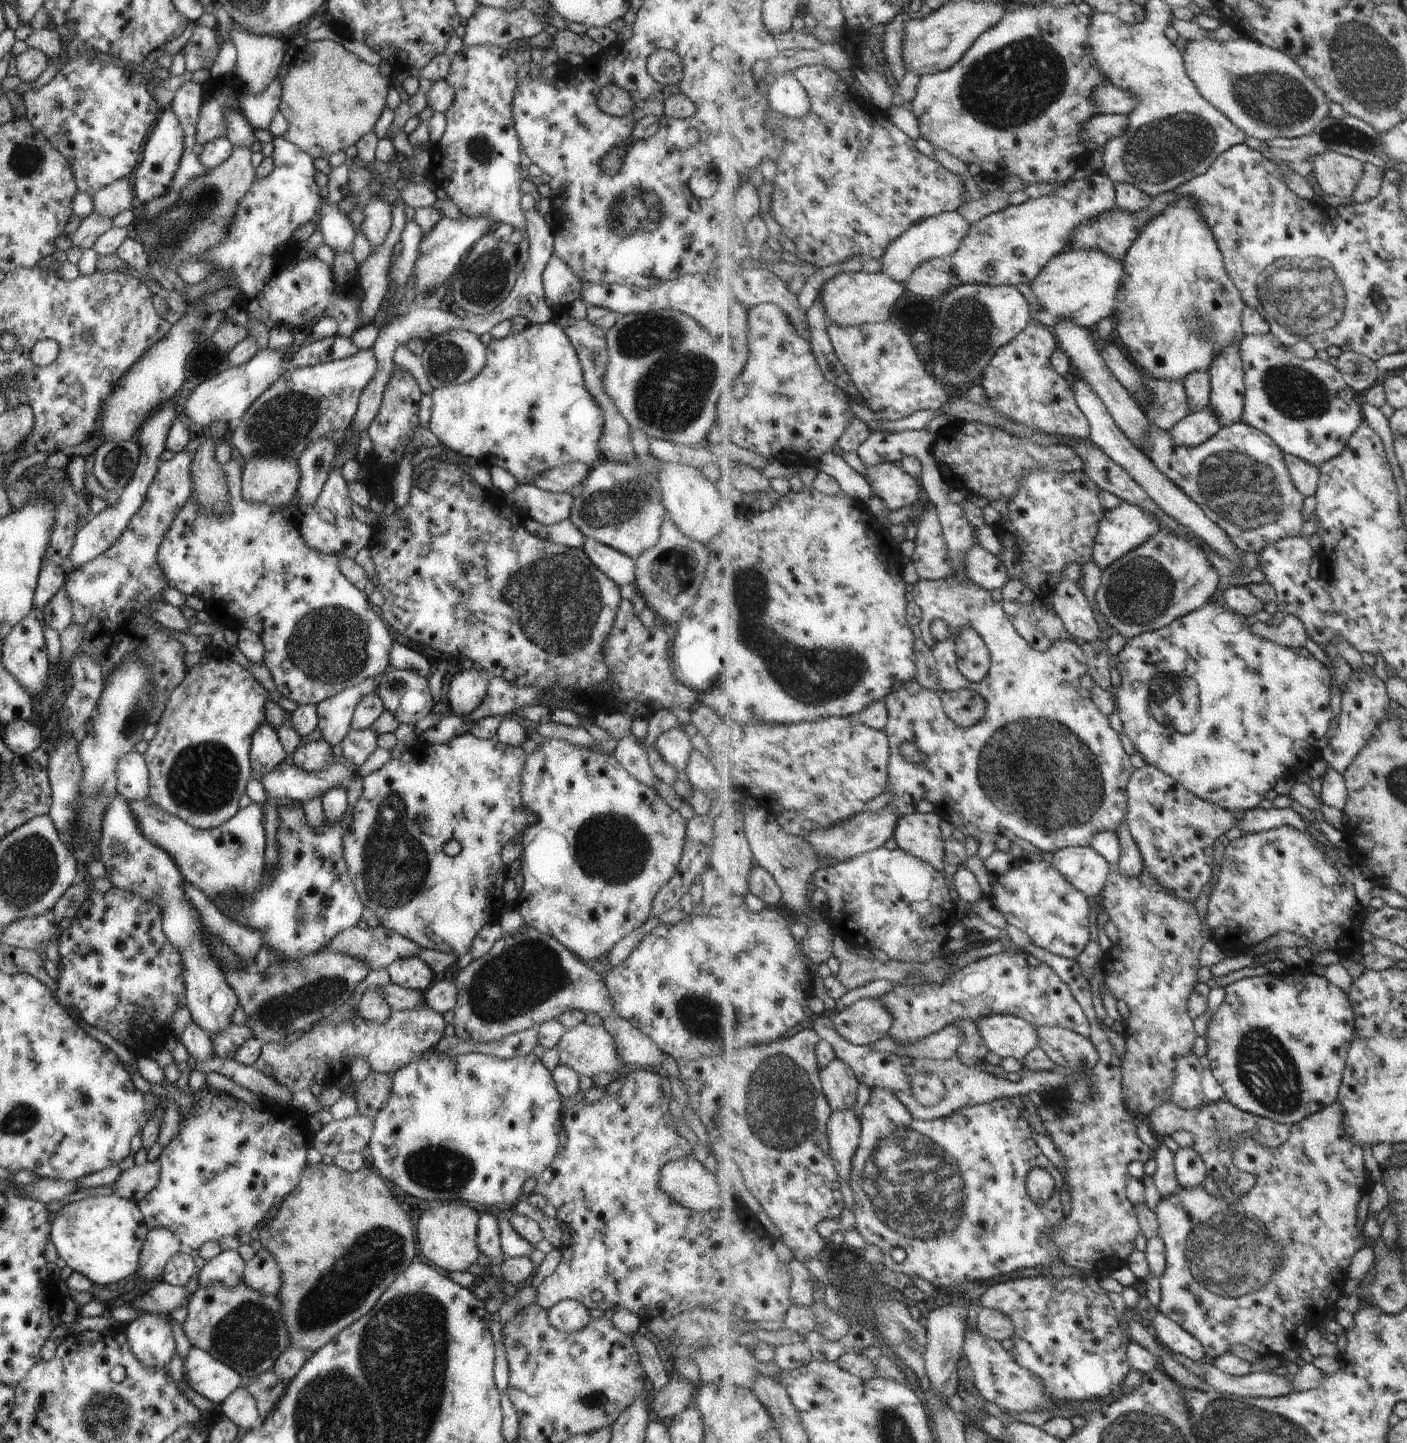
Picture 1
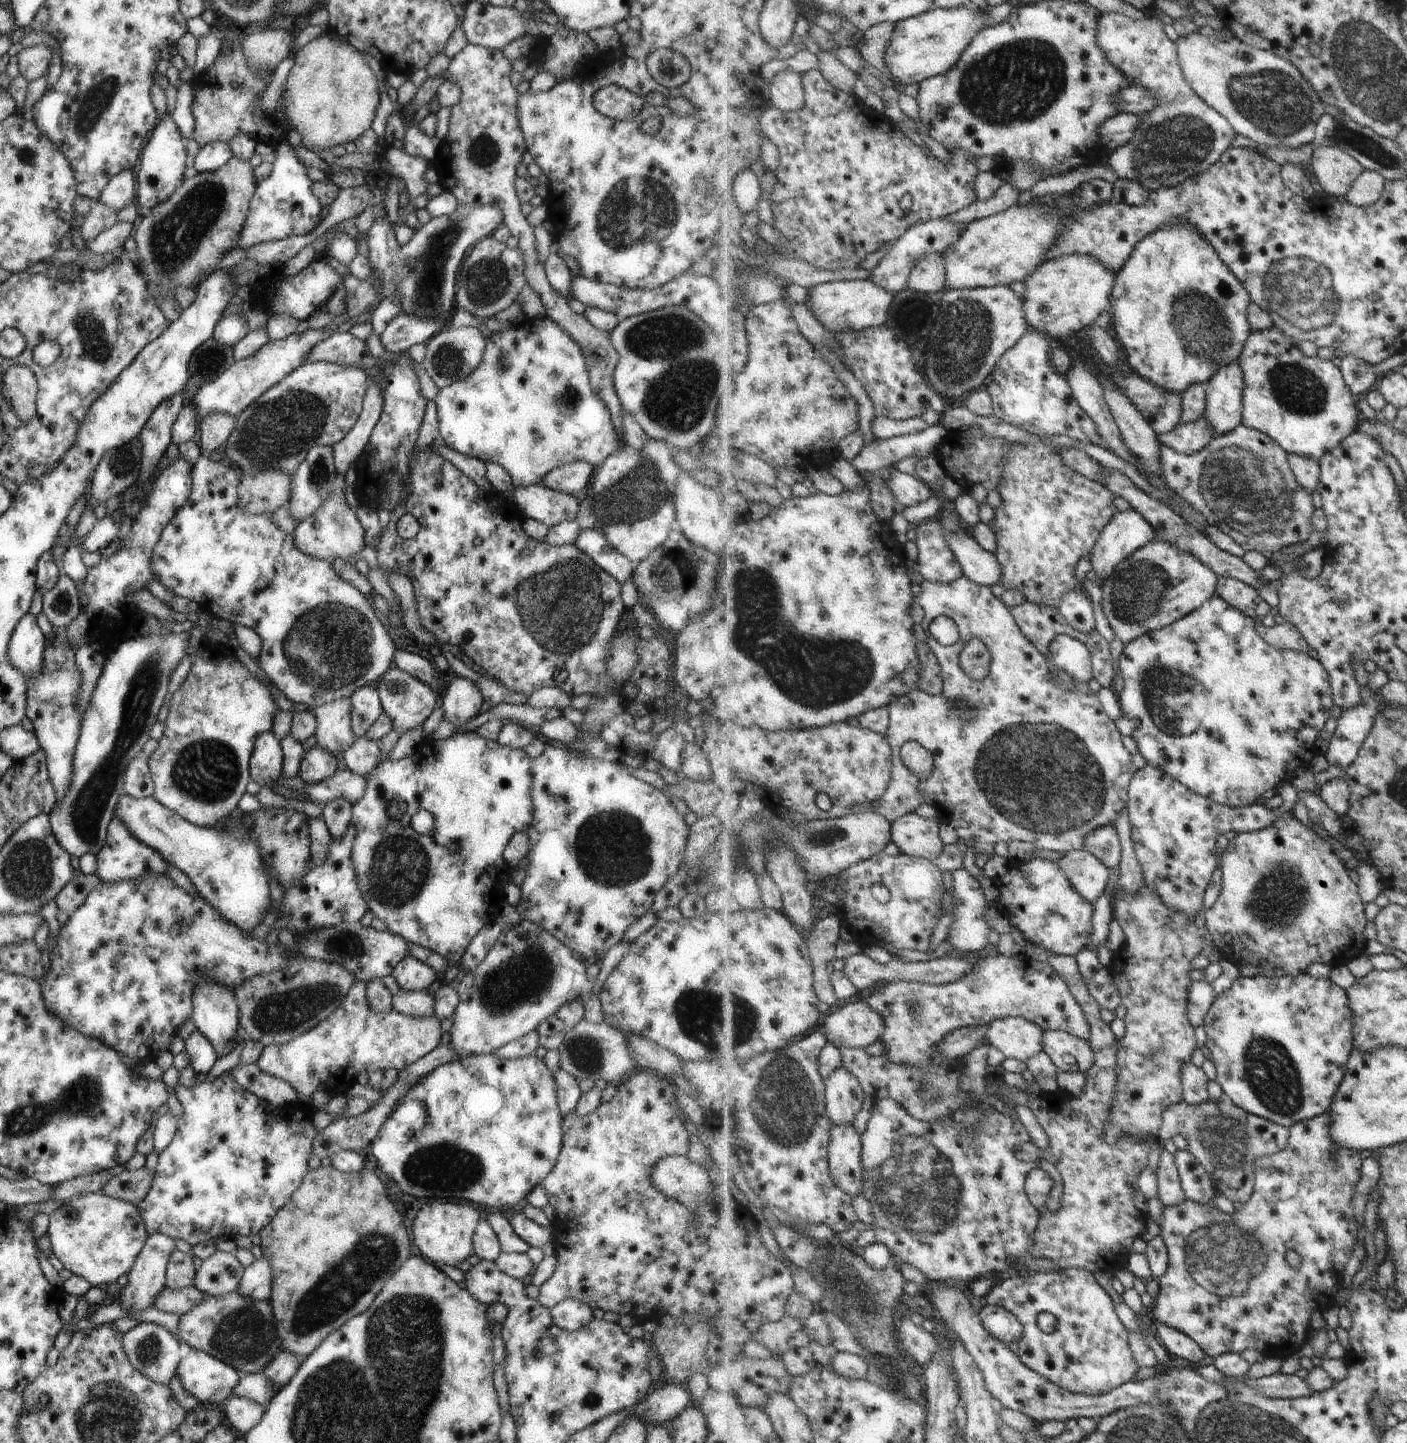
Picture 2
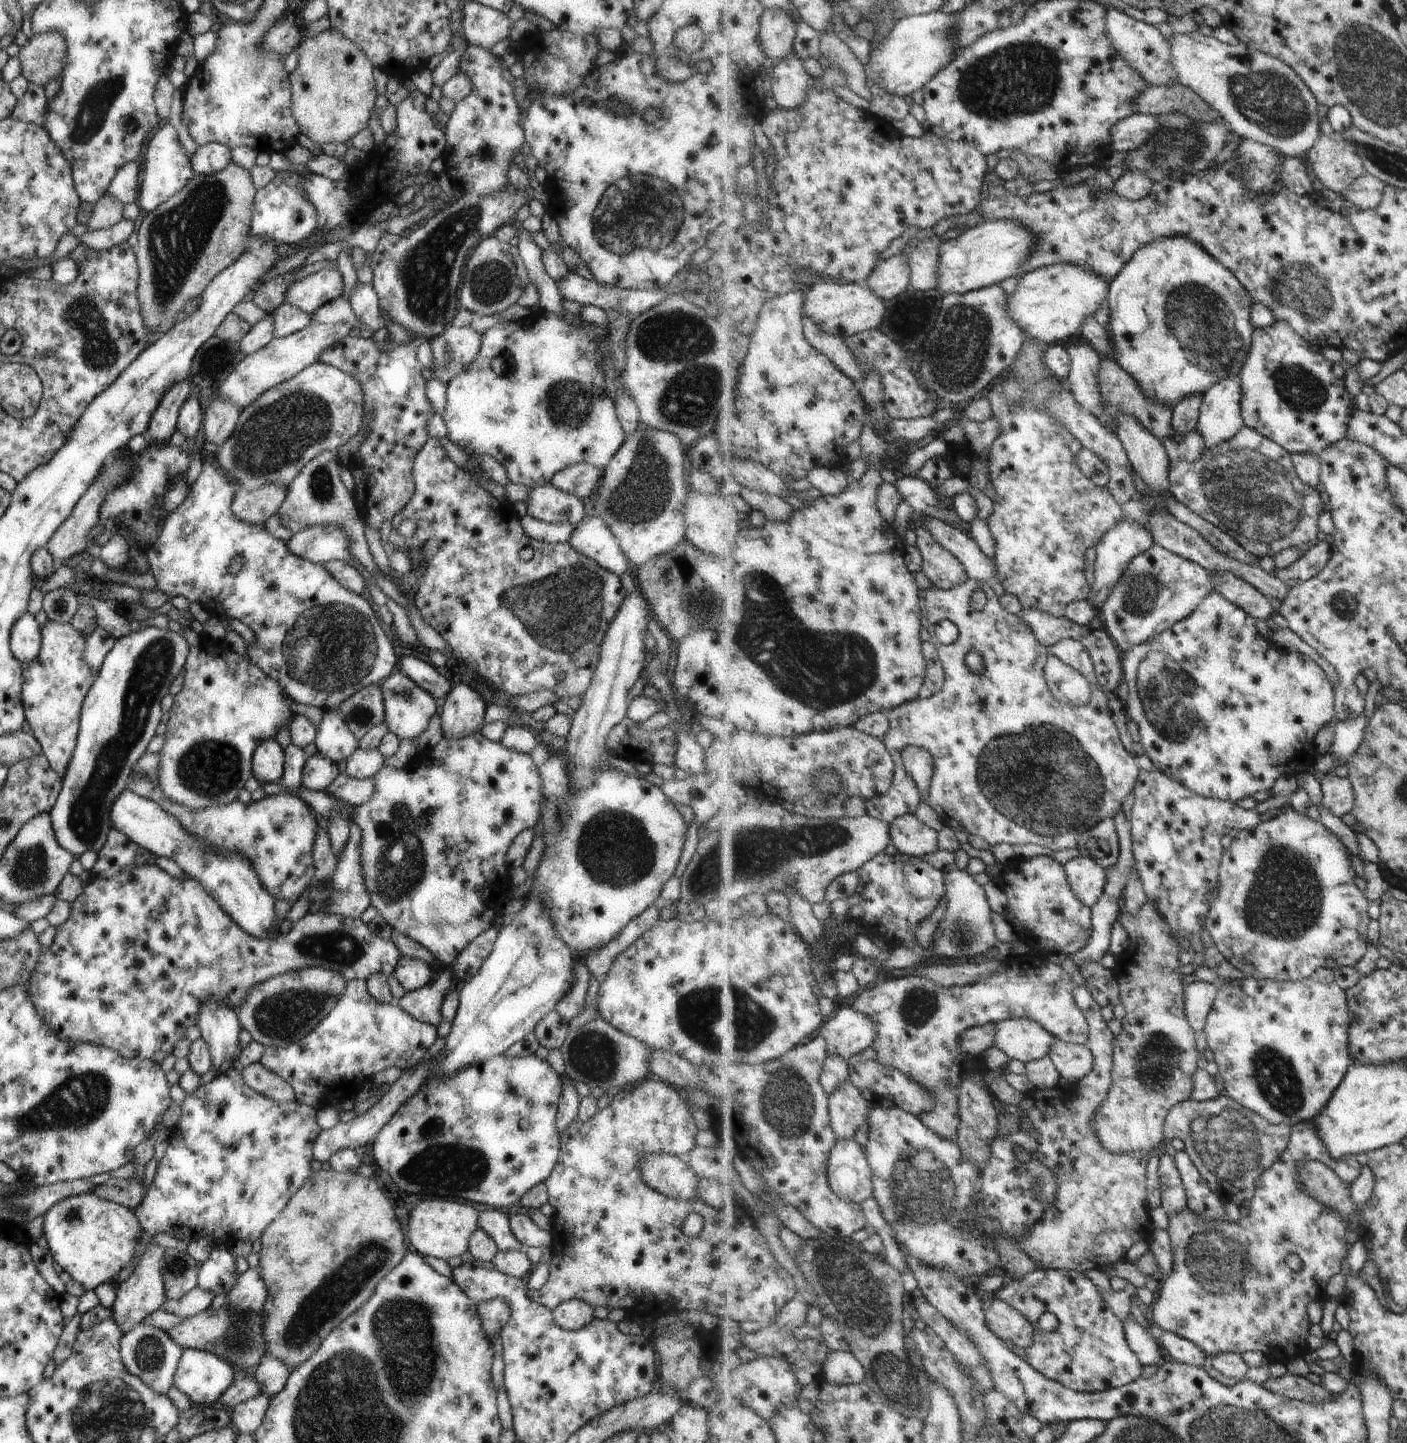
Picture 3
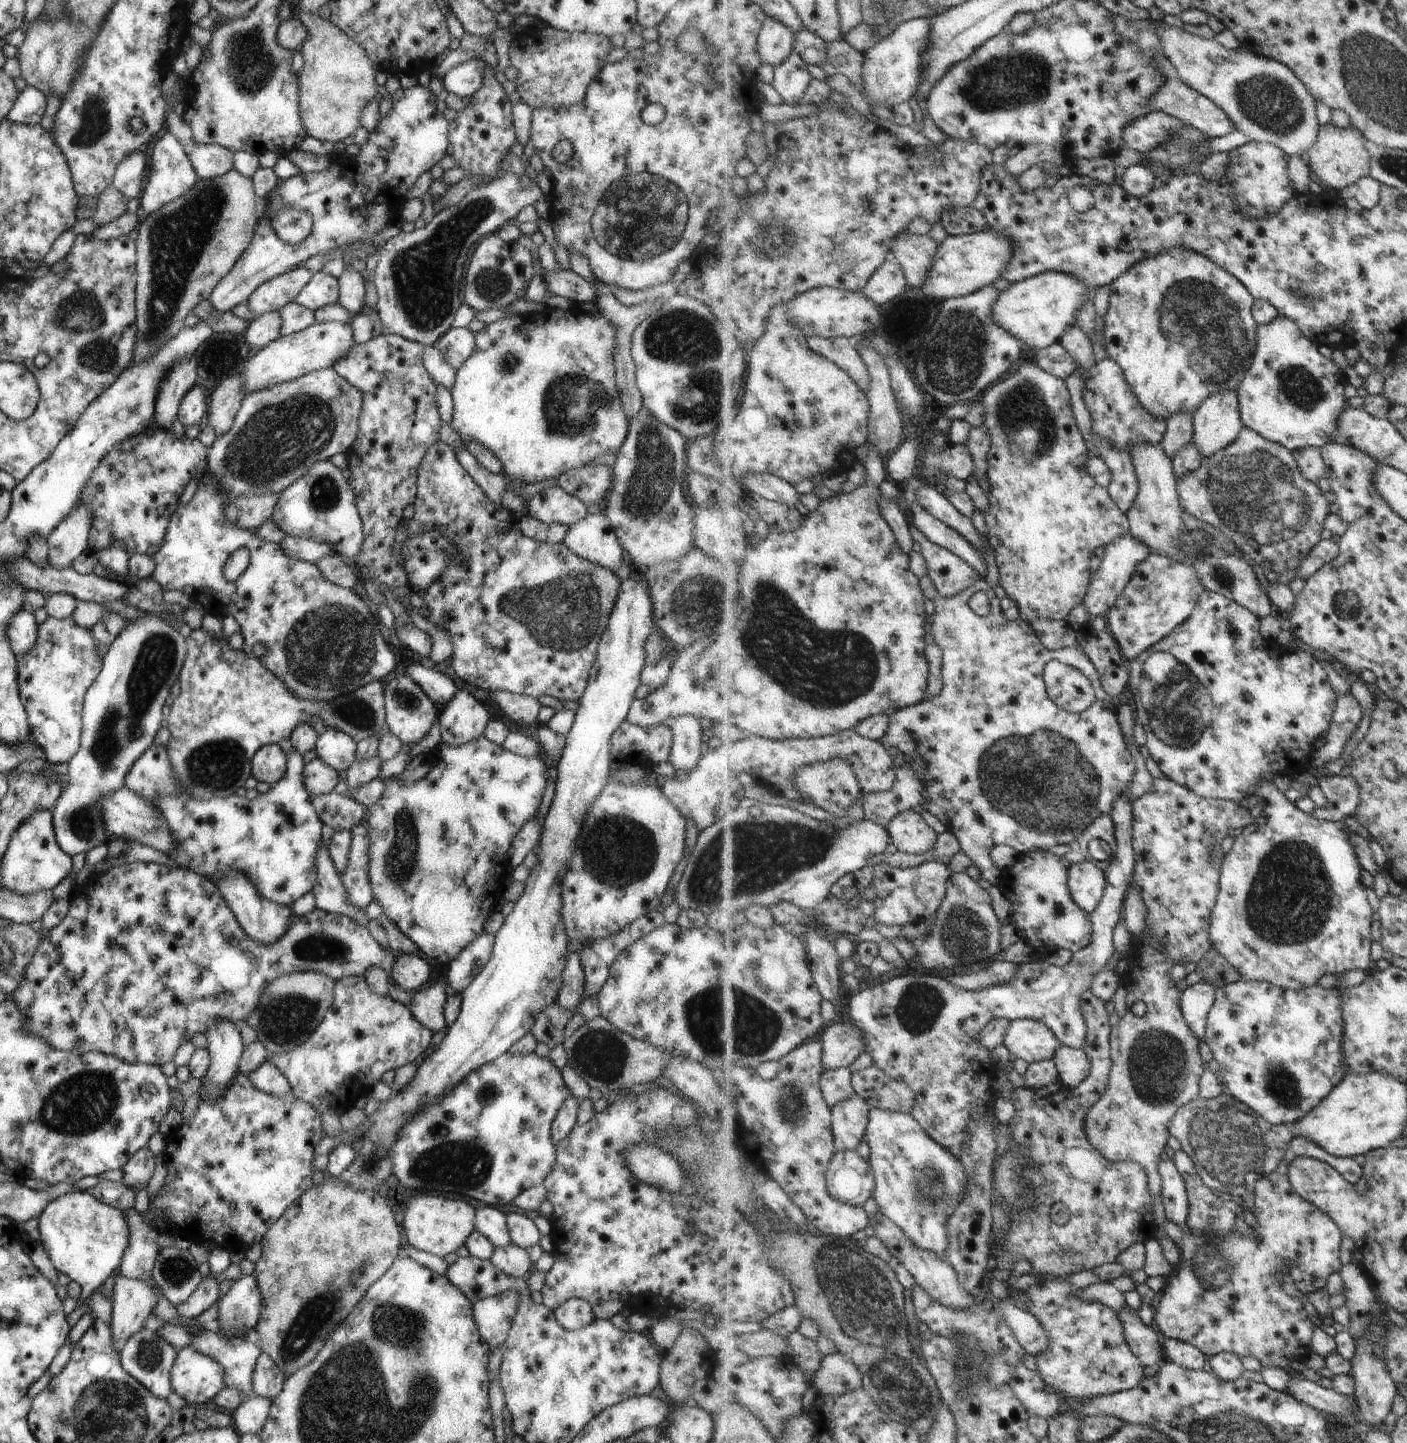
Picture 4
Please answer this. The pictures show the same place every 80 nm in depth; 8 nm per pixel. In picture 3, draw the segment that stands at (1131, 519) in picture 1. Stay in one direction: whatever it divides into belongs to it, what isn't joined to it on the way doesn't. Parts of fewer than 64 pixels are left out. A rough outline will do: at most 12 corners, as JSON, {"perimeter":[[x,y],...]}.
{"perimeter":[[1123,518],[1095,548],[1089,599],[1099,609],[1153,534]]}

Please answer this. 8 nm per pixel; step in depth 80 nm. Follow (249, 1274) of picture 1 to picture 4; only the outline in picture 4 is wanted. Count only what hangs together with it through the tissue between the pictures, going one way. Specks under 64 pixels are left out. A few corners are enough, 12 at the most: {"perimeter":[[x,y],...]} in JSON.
{"perimeter":[[251,1275],[218,1298],[214,1330],[243,1337],[258,1319],[261,1295]]}

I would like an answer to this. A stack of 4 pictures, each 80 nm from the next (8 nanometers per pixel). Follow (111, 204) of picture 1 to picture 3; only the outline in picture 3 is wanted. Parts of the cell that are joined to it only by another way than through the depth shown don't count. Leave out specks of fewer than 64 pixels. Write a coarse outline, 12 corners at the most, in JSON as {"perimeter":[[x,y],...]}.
{"perimeter":[[139,160],[123,164],[105,194],[123,206],[137,199]]}

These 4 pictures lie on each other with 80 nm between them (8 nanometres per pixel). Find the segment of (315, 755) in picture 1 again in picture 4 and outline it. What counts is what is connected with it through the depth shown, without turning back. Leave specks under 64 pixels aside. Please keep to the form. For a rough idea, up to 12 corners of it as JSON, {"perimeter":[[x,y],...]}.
{"perimeter":[[319,757],[302,768],[310,796],[329,793],[337,771]]}

